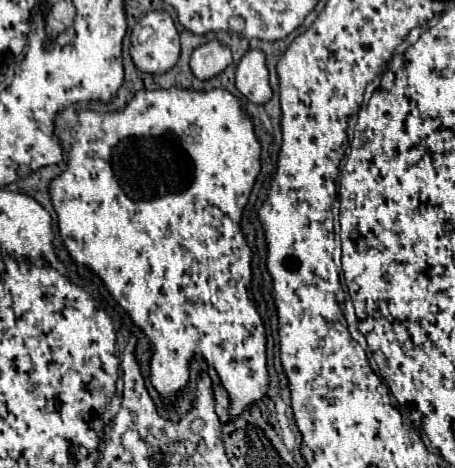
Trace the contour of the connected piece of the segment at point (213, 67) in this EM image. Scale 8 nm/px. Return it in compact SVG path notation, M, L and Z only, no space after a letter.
M215 38L215 40L201 44L199 48L193 50L191 70L197 78L207 80L207 78L219 74L221 70L225 70L231 62L233 62L231 48Z

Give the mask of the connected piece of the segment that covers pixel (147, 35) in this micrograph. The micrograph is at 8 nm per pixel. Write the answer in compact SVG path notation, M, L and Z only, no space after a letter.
M151 10L133 26L131 58L141 72L163 74L179 60L179 32L165 10Z

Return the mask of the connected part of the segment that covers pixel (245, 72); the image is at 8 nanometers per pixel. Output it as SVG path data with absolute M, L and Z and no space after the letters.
M249 50L237 64L237 88L251 102L265 104L271 98L269 70L263 50Z

